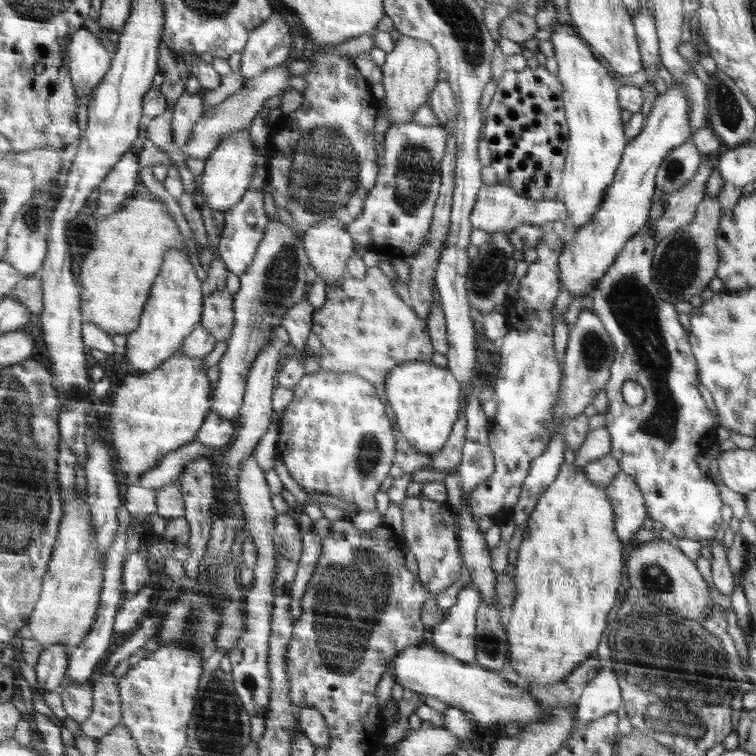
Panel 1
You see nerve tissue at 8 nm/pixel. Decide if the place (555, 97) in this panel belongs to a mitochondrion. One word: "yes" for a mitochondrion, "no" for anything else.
no

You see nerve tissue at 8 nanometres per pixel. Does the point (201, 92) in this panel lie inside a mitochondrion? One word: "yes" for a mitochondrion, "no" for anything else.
no

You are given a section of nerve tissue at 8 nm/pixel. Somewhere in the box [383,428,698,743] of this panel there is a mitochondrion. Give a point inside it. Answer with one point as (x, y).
(656, 580)

